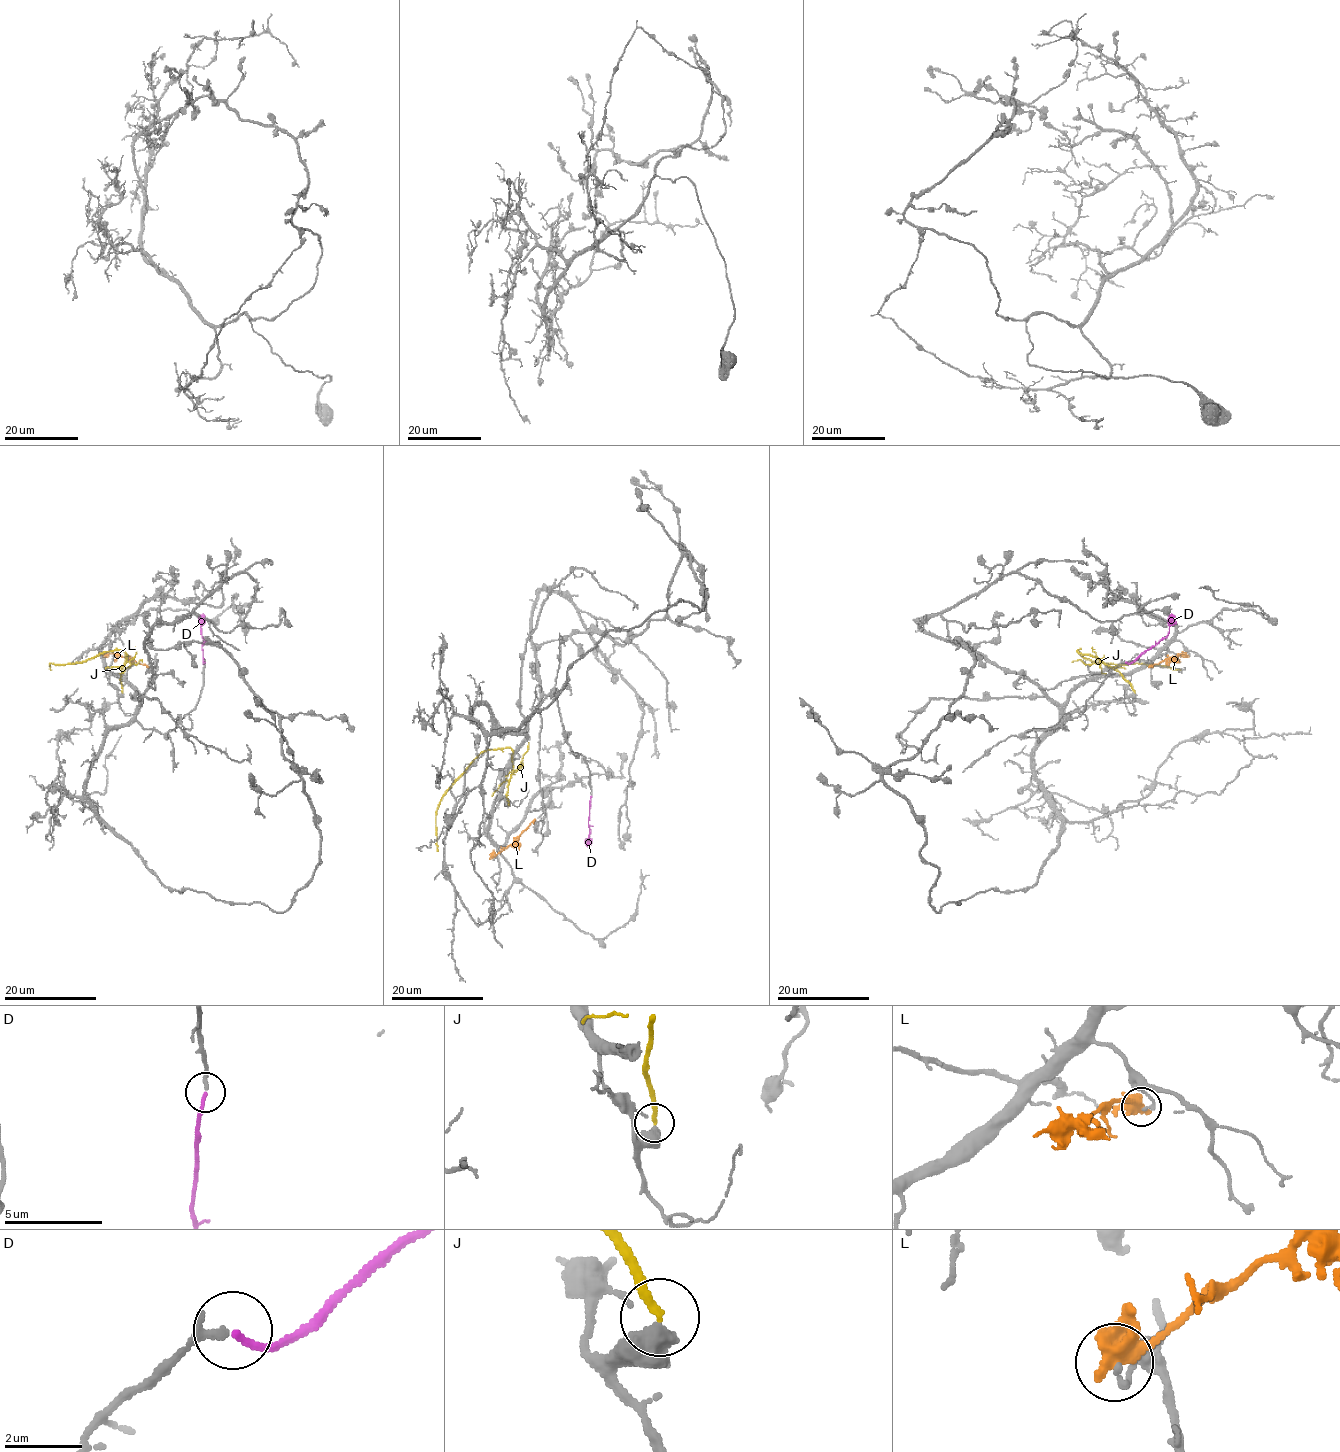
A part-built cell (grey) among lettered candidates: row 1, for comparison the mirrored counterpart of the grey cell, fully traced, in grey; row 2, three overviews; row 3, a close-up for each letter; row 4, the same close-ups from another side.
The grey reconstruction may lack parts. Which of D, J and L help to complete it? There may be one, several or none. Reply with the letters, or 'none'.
D

